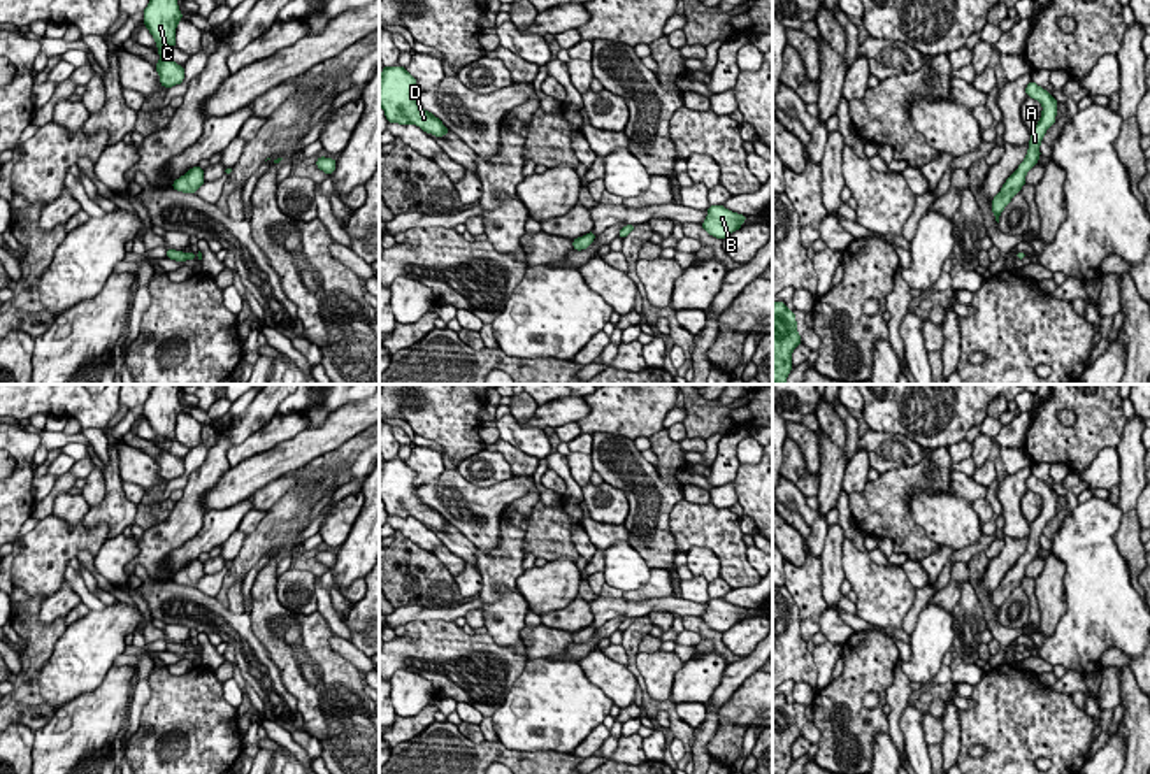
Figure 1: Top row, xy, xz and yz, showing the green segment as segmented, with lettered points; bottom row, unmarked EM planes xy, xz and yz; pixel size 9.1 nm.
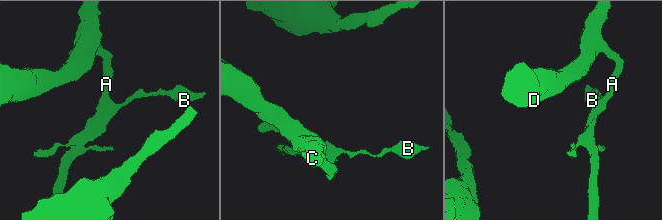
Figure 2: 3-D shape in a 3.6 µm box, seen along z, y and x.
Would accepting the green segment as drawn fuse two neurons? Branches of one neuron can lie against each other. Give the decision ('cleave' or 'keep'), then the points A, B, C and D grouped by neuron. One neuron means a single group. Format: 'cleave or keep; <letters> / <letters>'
keep; A B C D

